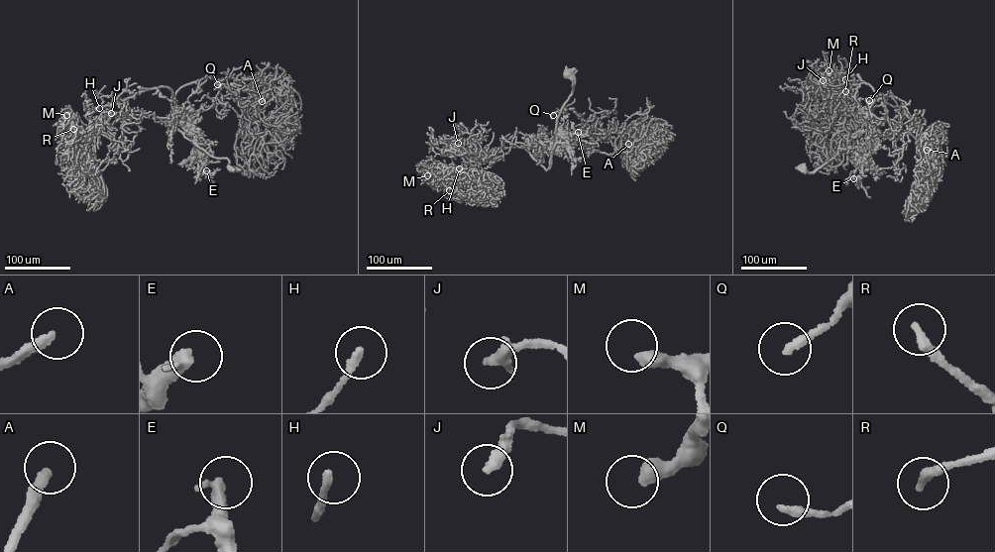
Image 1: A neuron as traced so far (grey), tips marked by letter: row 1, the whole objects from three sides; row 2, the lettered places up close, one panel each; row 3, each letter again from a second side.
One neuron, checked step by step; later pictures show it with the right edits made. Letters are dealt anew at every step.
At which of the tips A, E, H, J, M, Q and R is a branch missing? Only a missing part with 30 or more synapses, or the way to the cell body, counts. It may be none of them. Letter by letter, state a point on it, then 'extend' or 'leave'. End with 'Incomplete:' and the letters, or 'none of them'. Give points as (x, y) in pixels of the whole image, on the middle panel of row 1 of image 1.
A: place (628, 144); extend
E: place (578, 132); extend
H: place (459, 168); leave
J: place (458, 143); leave
M: place (427, 175); leave
Q: place (553, 115); leave
R: place (449, 190); extend
Incomplete: A, E, R

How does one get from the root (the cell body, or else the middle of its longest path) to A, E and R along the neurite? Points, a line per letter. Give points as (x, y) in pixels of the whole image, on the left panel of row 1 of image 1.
A: (232, 168), (185, 137), (174, 96), (209, 75), (253, 123), (293, 105), (262, 80), (249, 99), (262, 101)
E: (232, 168), (229, 168), (227, 159), (213, 158), (191, 140), (196, 148), (199, 167), (203, 173), (206, 170)
R: (232, 168), (172, 125), (166, 87), (116, 101), (93, 130), (91, 145), (73, 129)

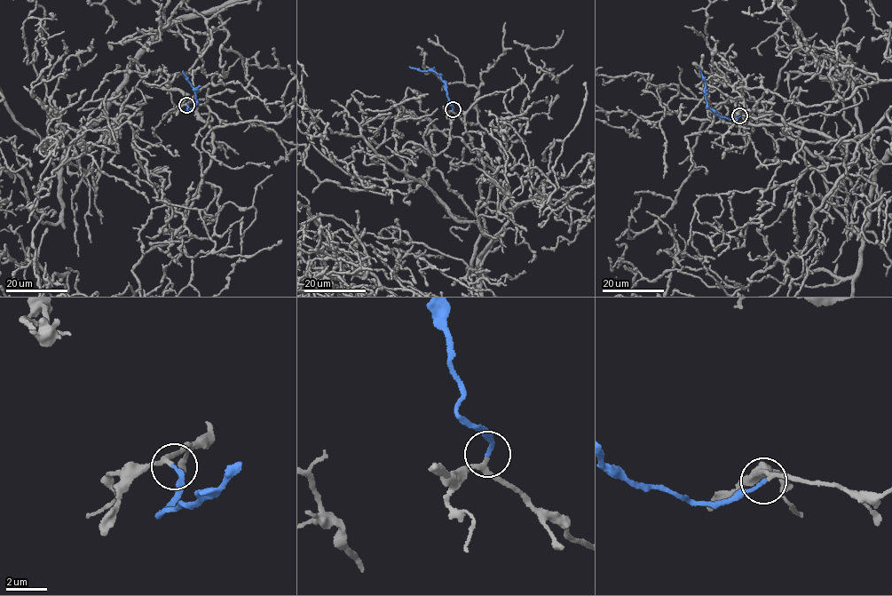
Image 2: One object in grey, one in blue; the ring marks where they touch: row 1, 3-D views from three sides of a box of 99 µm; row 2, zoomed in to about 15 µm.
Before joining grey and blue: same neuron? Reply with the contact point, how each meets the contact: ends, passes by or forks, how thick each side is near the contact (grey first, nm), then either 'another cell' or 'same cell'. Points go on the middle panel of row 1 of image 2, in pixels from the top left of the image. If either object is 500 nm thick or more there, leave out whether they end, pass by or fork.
at (453, 109); grey passes by; blue ends there; 190 nm thick on the grey side, 180 nm on the other; same cell

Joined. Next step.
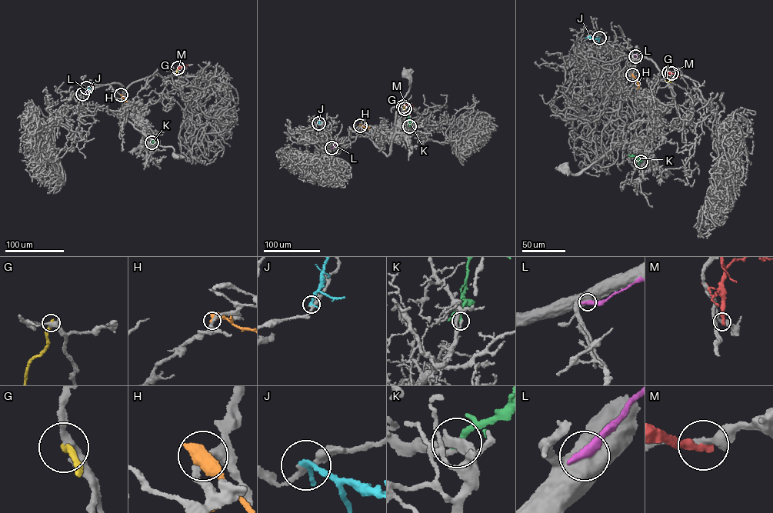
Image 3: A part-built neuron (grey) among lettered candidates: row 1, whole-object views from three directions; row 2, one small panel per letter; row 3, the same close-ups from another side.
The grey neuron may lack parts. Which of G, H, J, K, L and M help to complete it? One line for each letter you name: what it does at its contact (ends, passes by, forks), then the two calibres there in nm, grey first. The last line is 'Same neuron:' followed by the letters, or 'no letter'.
K: it ends there; 180 nm thick on the grey side, 240 nm on the other
Same neuron: K

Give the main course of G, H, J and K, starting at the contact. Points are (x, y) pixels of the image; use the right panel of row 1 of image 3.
G: (668, 72), (665, 79), (671, 82)
H: (632, 74), (638, 83), (637, 88)
J: (599, 38), (585, 38)
K: (641, 161), (641, 159), (628, 154)

